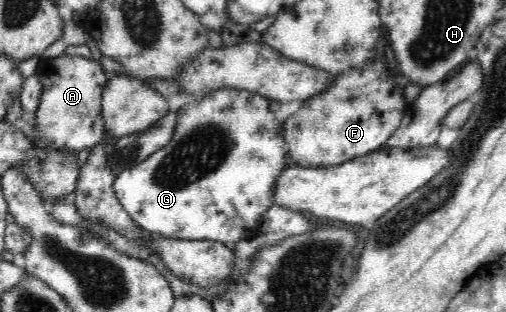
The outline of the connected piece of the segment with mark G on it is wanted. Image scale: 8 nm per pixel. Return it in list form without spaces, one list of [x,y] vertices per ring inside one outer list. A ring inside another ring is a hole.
[[[223,88],[213,90],[208,93],[196,106],[185,105],[178,110],[177,125],[173,129],[173,137],[167,147],[155,151],[151,157],[141,161],[137,165],[131,166],[127,170],[121,171],[114,179],[114,192],[121,206],[128,211],[128,215],[145,232],[153,235],[161,235],[170,239],[195,240],[195,241],[215,241],[235,246],[239,241],[252,239],[259,231],[262,218],[268,210],[275,205],[273,203],[273,193],[275,193],[275,183],[279,179],[281,172],[286,169],[285,154],[287,153],[286,141],[283,137],[283,126],[269,110],[269,99],[258,93],[247,89]]]

